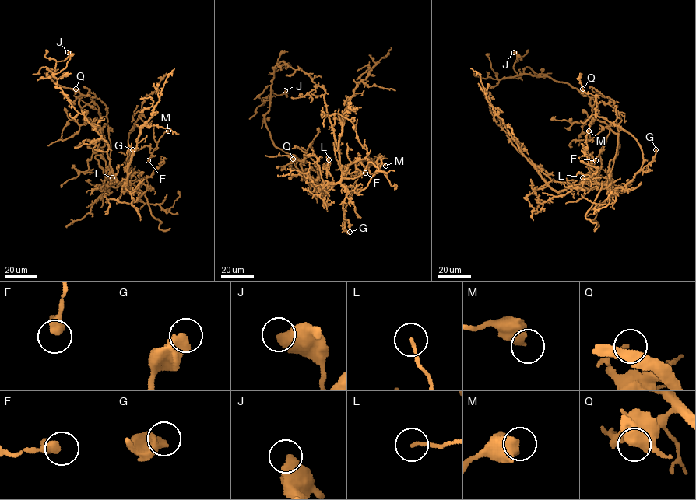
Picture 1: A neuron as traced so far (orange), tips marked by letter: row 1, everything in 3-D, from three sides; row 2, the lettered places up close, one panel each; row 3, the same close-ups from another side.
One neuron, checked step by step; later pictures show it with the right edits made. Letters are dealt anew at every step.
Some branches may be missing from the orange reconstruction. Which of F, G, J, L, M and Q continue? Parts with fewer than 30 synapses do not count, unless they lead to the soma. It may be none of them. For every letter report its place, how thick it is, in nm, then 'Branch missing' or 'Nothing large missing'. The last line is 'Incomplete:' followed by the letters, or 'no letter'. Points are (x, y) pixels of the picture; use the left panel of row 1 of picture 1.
F: Place: (148, 160). Thickness 360 nm. Nothing large missing
G: Place: (132, 149). Thickness 500 nm. Nothing large missing
J: Place: (68, 52). Thickness 600 nm. Nothing large missing
L: Place: (112, 177). Thickness 110 nm. Nothing large missing
M: Place: (168, 131). Thickness 480 nm. Nothing large missing
Q: Place: (75, 89). Thickness 120 nm. Nothing large missing
Incomplete: no letter

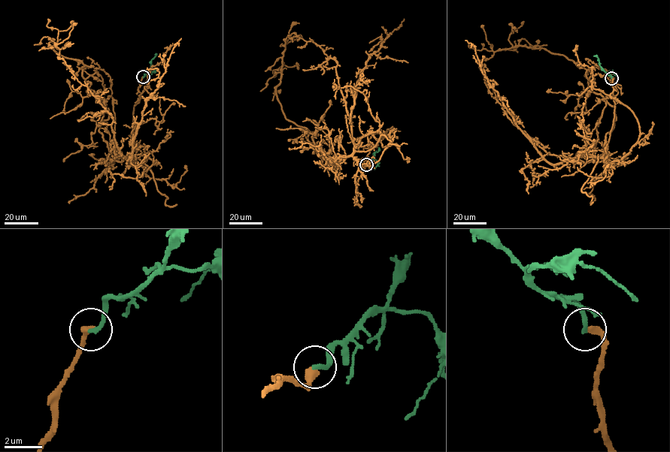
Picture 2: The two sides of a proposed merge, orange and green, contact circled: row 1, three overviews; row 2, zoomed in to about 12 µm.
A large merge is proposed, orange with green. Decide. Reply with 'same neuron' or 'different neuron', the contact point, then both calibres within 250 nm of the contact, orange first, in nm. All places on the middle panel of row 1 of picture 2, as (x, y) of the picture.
same neuron | (366, 164) | 400/240 nm

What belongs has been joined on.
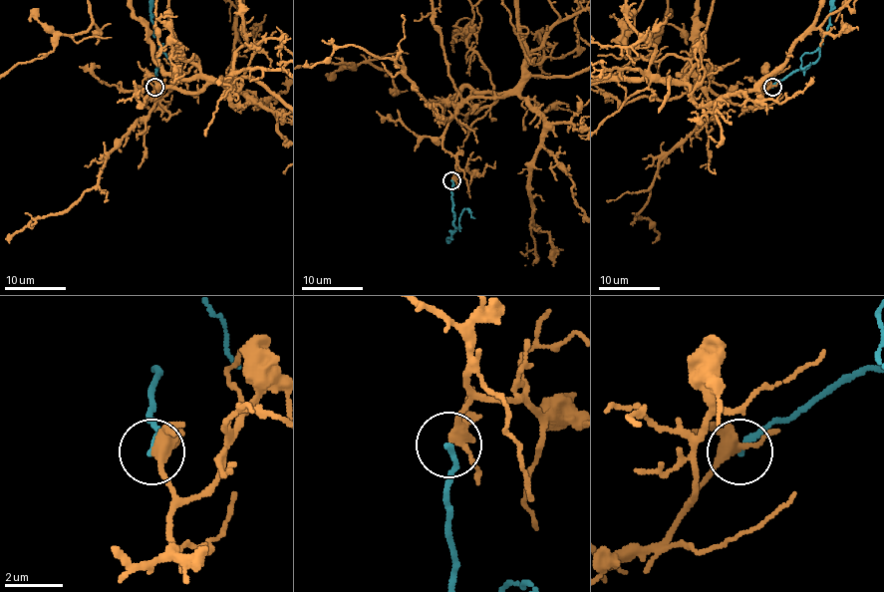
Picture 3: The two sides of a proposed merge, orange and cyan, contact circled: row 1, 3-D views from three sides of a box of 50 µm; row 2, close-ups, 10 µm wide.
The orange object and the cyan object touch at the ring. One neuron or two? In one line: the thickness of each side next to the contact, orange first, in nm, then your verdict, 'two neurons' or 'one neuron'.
calibres 320 and 200 nm; one neuron

